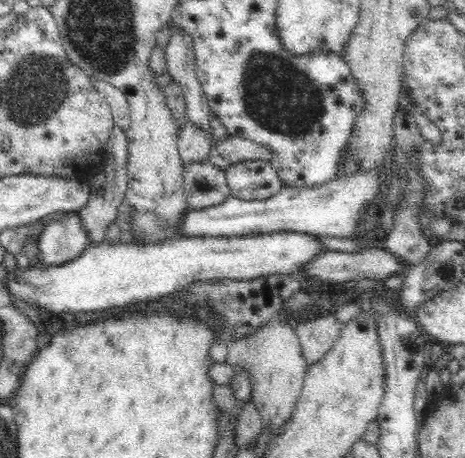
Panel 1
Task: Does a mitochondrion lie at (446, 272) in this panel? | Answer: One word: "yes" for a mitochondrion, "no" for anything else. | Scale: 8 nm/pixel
yes

